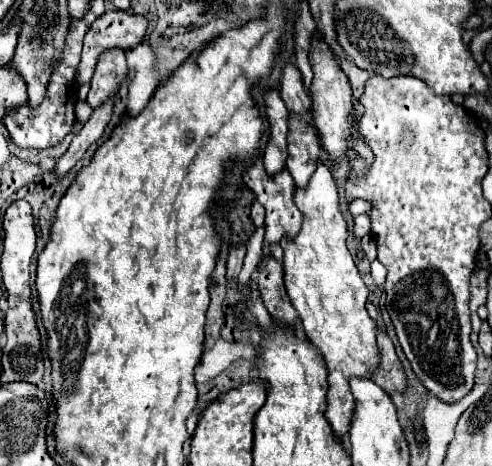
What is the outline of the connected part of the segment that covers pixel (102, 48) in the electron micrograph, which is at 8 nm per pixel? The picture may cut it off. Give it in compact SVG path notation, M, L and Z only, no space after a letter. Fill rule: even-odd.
M109 7L85 35L83 57L77 67L77 83L89 83L99 57L109 49L133 49L137 47L147 31L147 19L129 11L119 11Z

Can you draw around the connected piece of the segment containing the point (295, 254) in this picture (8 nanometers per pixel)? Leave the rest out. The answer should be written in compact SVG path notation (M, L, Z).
M323 159L319 161L307 189L295 189L295 203L303 213L303 227L299 231L299 235L295 237L293 243L289 241L281 241L283 247L283 263L285 263L285 287L289 293L289 299L293 303L293 307L297 309L303 329L307 333L307 339L319 349L321 357L325 359L327 365L327 381L329 381L329 391L327 391L327 411L325 417L333 427L333 433L337 435L339 441L345 439L345 435L349 433L349 425L353 421L353 411L355 411L355 399L351 393L351 377L371 377L381 363L381 351L377 347L377 323L369 317L365 303L367 303L367 287L353 263L353 257L345 245L347 241L347 225L345 219L339 211L339 197L337 197L337 187L335 181L331 177L331 171L327 169L327 165L323 163Z

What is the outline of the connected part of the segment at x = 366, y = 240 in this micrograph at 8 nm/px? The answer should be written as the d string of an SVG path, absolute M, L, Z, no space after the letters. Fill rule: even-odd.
M372 234L361 239L361 248L370 262L377 258L376 240Z

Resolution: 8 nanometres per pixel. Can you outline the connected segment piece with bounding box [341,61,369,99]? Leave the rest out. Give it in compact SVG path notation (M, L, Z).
M341 61L341 69L349 77L349 83L353 87L353 97L359 99L361 93L363 93L363 85L369 79L369 73L363 71L363 69L359 69L357 65L353 65L353 61Z

